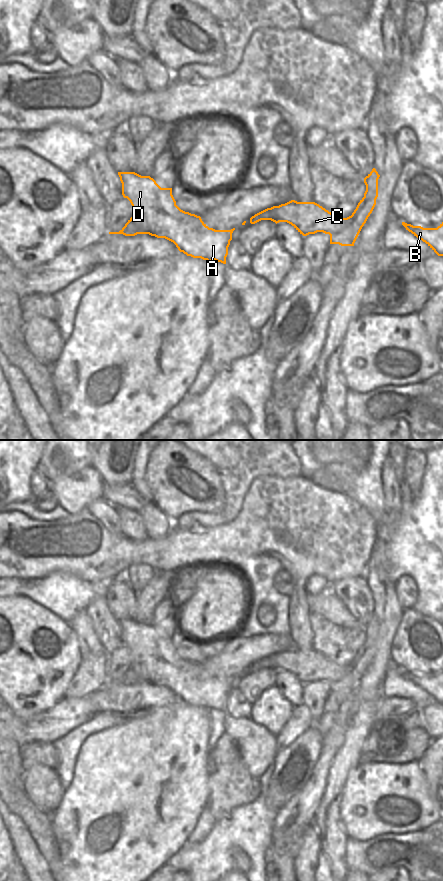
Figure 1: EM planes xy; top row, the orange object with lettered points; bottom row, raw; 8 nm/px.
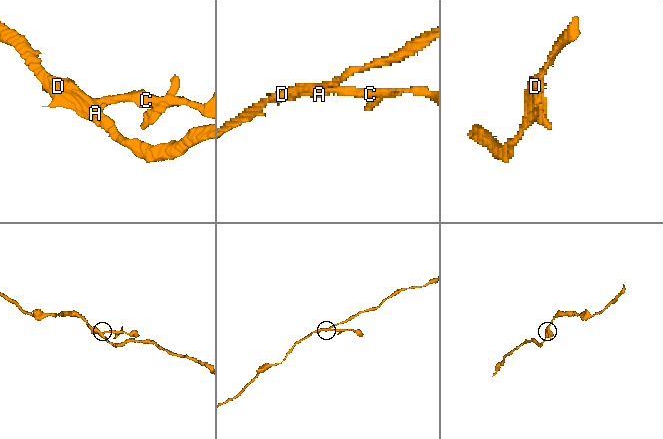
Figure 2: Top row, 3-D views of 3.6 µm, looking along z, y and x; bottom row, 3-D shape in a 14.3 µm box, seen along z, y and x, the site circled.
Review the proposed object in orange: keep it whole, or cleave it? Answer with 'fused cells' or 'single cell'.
fused cells

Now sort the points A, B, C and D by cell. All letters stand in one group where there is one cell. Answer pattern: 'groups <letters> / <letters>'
groups A D / B C

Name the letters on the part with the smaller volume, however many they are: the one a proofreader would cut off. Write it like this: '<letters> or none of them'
B, C

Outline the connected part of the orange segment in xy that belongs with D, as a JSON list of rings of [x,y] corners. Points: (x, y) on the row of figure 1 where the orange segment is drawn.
[[[118,172],[118,175],[122,183],[122,195],[132,205],[132,217],[119,232],[109,232],[109,234],[125,236],[149,234],[165,238],[173,242],[178,250],[187,256],[226,264],[232,234],[227,234],[226,230],[209,228],[200,216],[181,210],[176,205],[172,188],[161,188],[150,176],[141,176],[135,172]]]

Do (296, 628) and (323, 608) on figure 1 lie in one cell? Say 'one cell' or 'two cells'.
two cells

